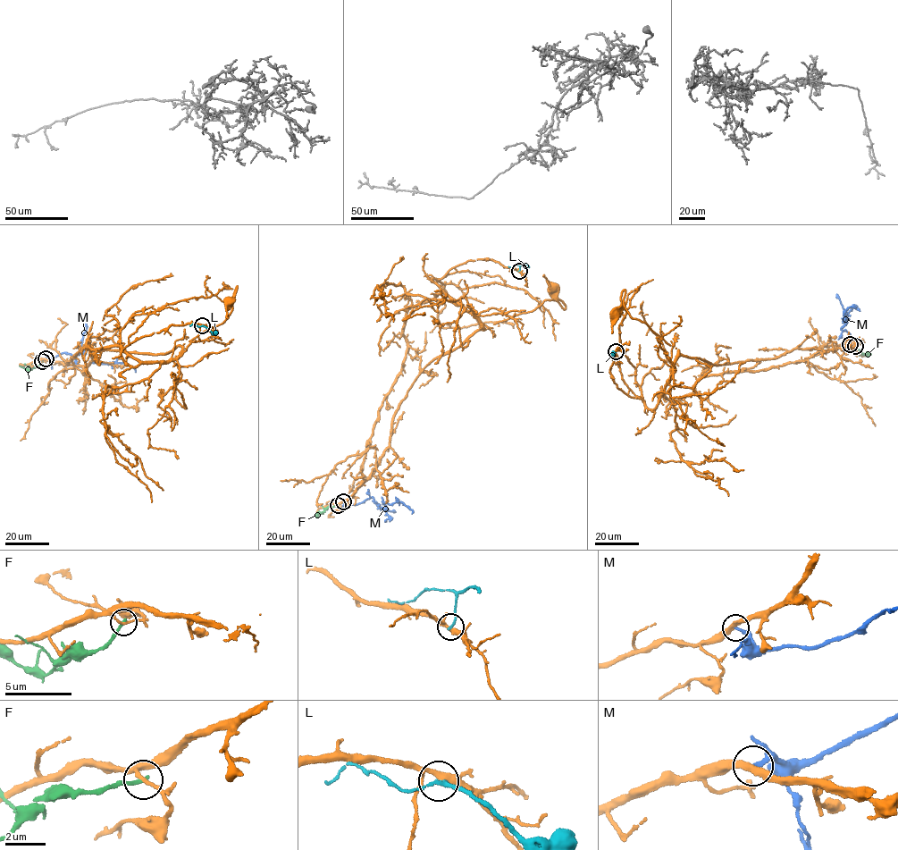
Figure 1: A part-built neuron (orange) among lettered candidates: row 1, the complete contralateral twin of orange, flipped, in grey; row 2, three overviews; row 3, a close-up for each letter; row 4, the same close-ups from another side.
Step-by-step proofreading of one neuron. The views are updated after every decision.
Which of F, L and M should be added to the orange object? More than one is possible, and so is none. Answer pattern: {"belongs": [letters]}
{"belongs": []}

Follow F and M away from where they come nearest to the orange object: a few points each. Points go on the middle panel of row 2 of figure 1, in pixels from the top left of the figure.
F: (338, 505), (326, 508), (316, 517)
M: (343, 501), (348, 505), (372, 497), (384, 508), (382, 502), (401, 501), (411, 513)

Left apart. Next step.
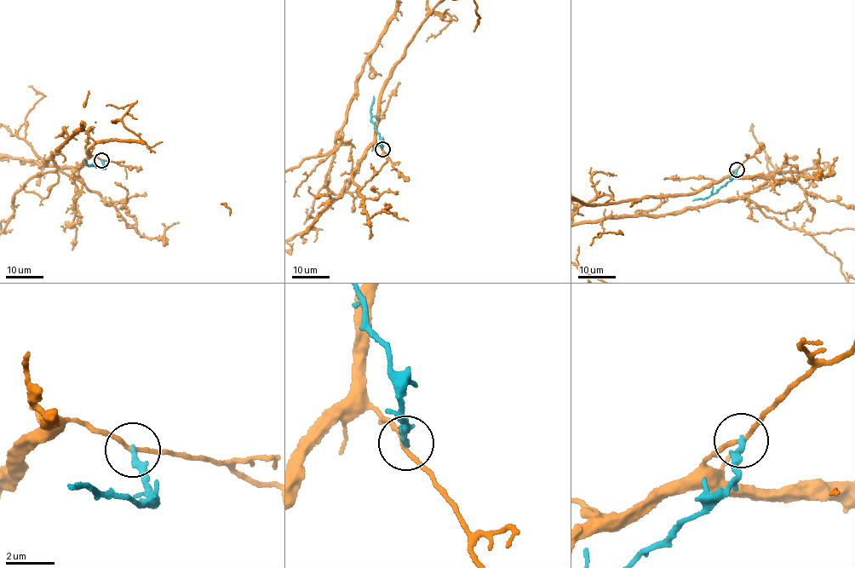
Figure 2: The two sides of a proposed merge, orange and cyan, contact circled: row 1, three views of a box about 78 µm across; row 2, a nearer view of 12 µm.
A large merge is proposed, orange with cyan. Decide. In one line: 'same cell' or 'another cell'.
another cell

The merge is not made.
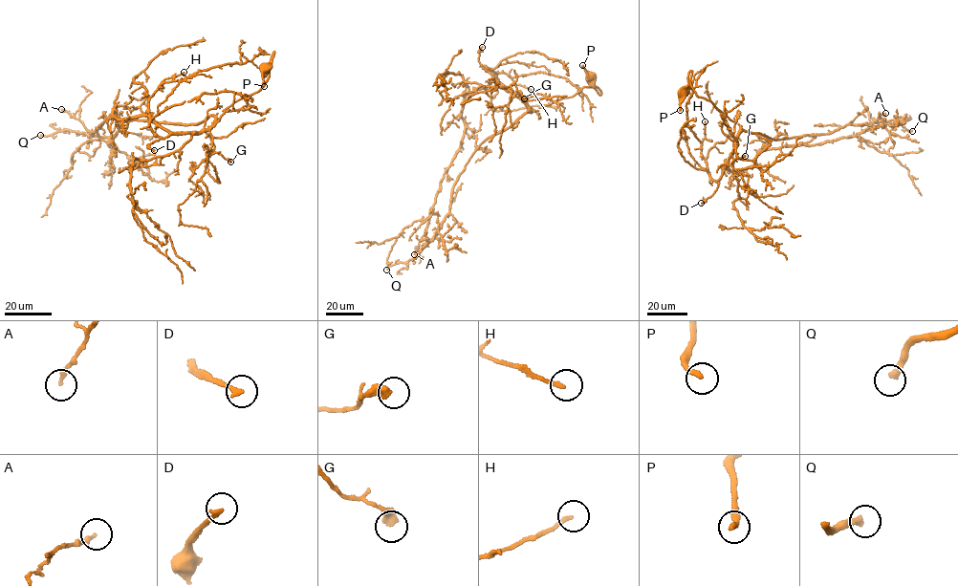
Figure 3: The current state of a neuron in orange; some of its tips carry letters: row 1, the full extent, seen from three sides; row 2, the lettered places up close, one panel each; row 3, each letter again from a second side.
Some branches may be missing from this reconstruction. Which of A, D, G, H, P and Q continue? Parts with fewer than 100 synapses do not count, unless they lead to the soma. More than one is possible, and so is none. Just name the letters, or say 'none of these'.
Q

